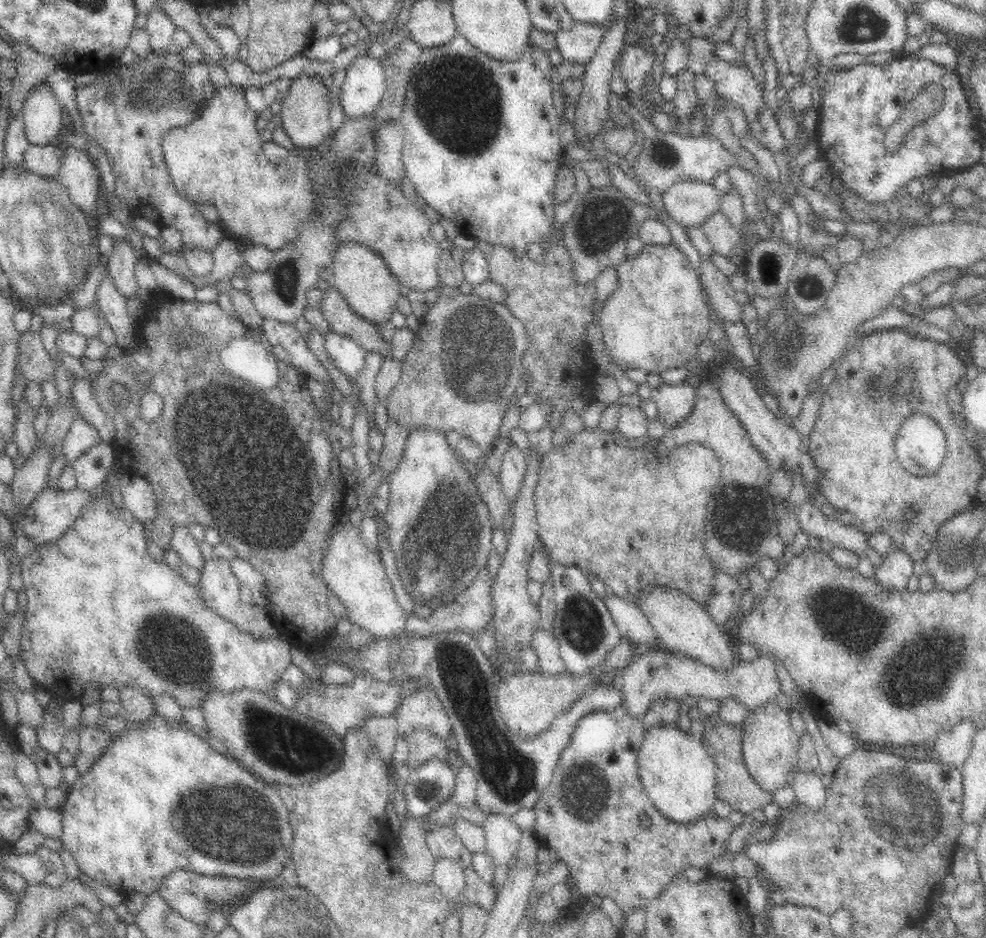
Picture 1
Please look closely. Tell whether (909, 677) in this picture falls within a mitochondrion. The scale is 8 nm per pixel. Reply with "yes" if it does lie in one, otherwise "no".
yes

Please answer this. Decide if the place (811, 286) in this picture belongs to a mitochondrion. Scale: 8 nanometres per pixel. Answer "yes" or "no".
yes

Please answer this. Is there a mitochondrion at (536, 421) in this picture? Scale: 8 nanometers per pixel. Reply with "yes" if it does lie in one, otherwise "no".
no

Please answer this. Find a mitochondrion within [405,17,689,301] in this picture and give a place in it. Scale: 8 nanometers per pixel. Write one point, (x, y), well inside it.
(459, 101)

